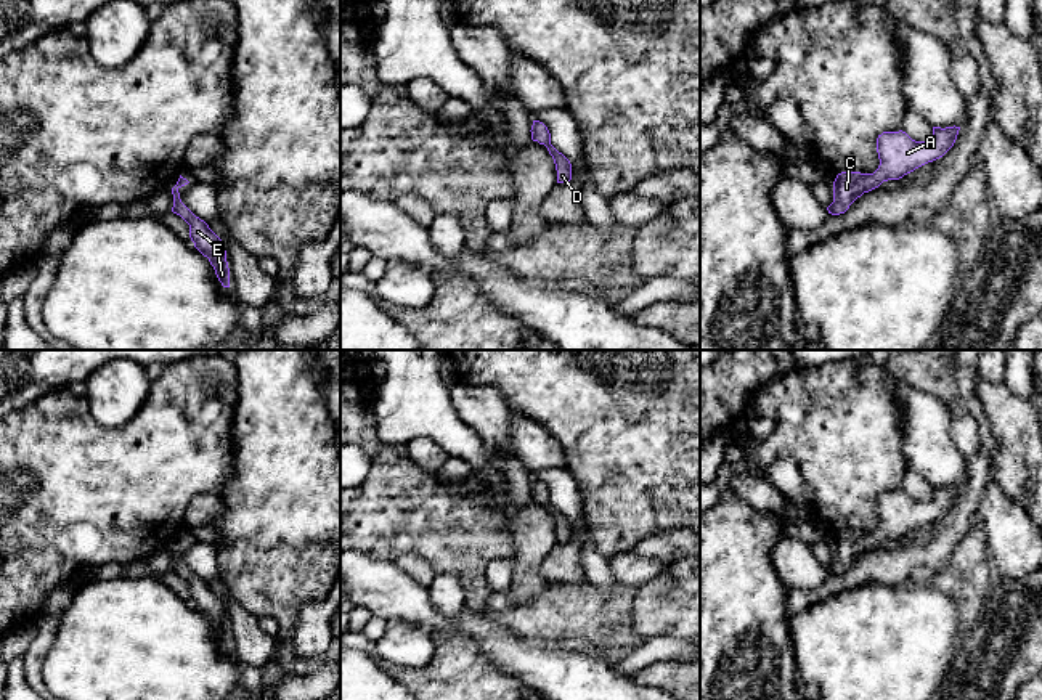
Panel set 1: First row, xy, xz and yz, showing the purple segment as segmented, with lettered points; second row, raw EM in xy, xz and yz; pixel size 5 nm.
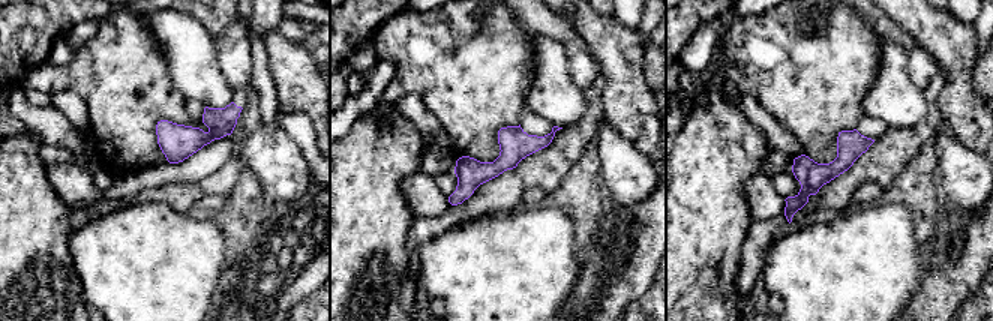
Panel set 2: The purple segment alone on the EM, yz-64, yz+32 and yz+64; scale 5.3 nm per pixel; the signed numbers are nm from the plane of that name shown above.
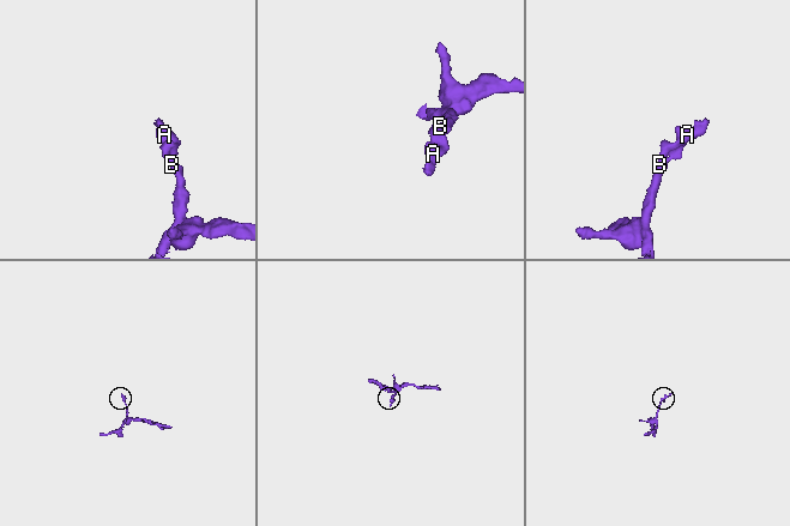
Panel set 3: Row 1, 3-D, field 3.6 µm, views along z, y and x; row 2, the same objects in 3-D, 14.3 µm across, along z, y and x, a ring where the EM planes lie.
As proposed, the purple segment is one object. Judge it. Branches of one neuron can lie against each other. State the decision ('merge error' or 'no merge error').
no merge error

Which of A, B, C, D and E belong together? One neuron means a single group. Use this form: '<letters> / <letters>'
A B C D E

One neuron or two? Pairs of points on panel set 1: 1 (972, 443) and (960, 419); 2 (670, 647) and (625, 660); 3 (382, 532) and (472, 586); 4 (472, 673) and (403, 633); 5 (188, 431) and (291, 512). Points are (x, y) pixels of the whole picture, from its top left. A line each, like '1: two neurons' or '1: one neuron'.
1: one neuron
2: one neuron
3: one neuron
4: two neurons
5: two neurons

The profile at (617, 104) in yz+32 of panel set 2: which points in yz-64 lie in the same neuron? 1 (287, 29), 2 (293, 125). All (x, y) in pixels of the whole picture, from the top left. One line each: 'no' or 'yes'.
1: no
2: no

